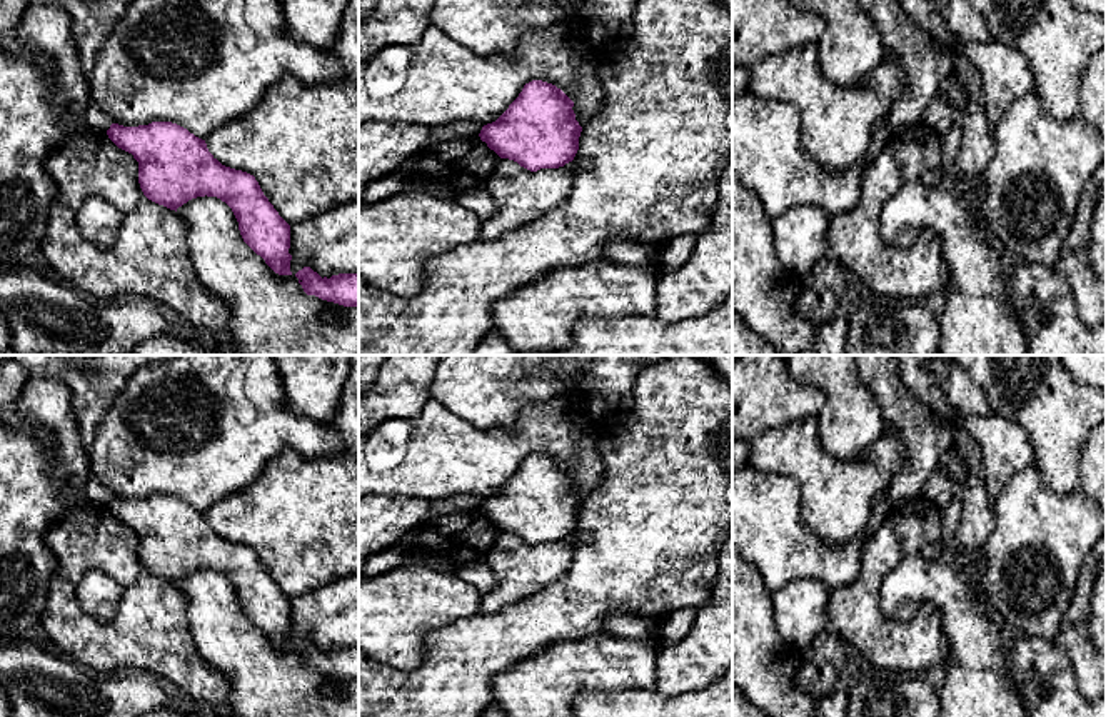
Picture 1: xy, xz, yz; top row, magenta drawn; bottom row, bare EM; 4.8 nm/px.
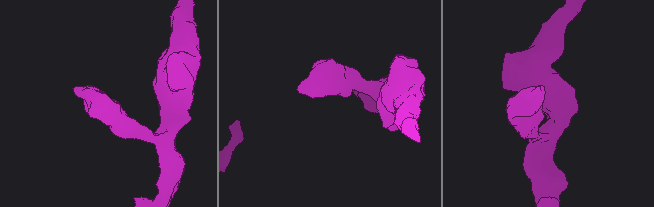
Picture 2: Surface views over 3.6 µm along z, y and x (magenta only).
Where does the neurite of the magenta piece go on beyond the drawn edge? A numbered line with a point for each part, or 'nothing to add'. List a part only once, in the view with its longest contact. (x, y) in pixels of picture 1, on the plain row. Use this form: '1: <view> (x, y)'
nothing to add

